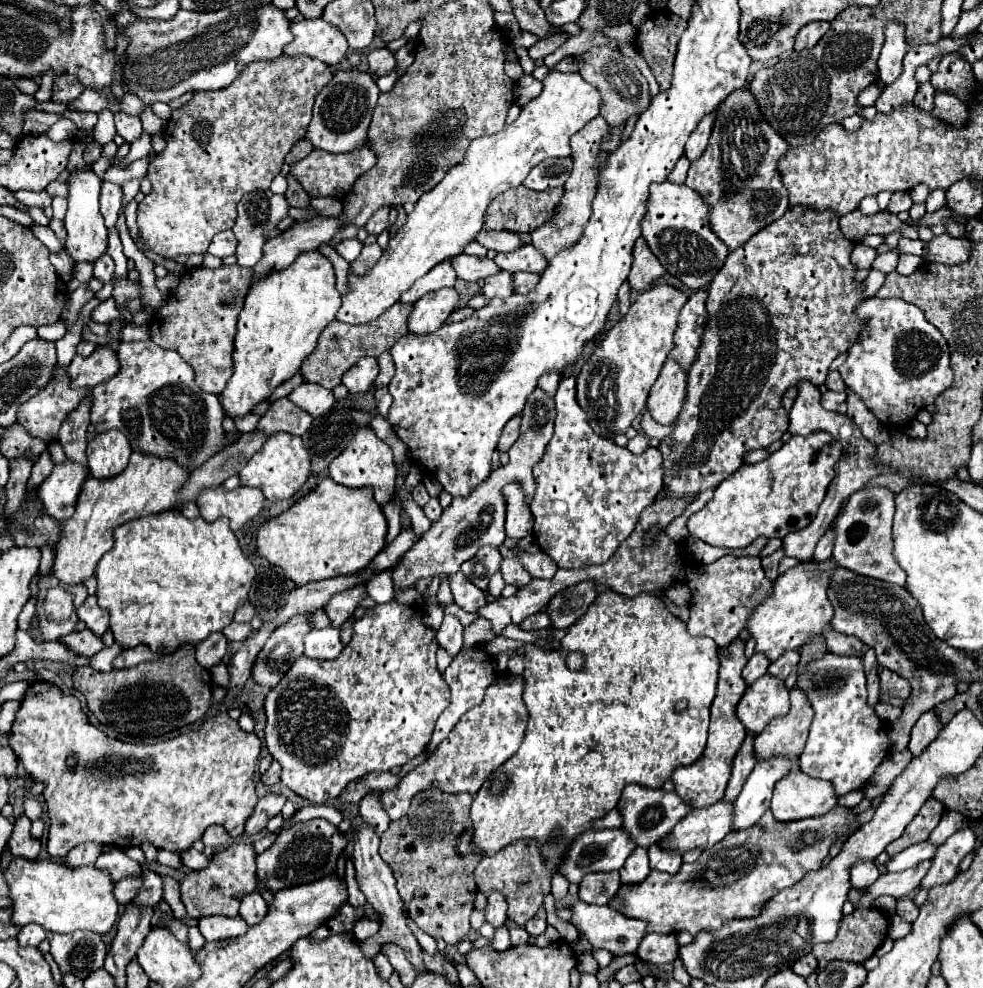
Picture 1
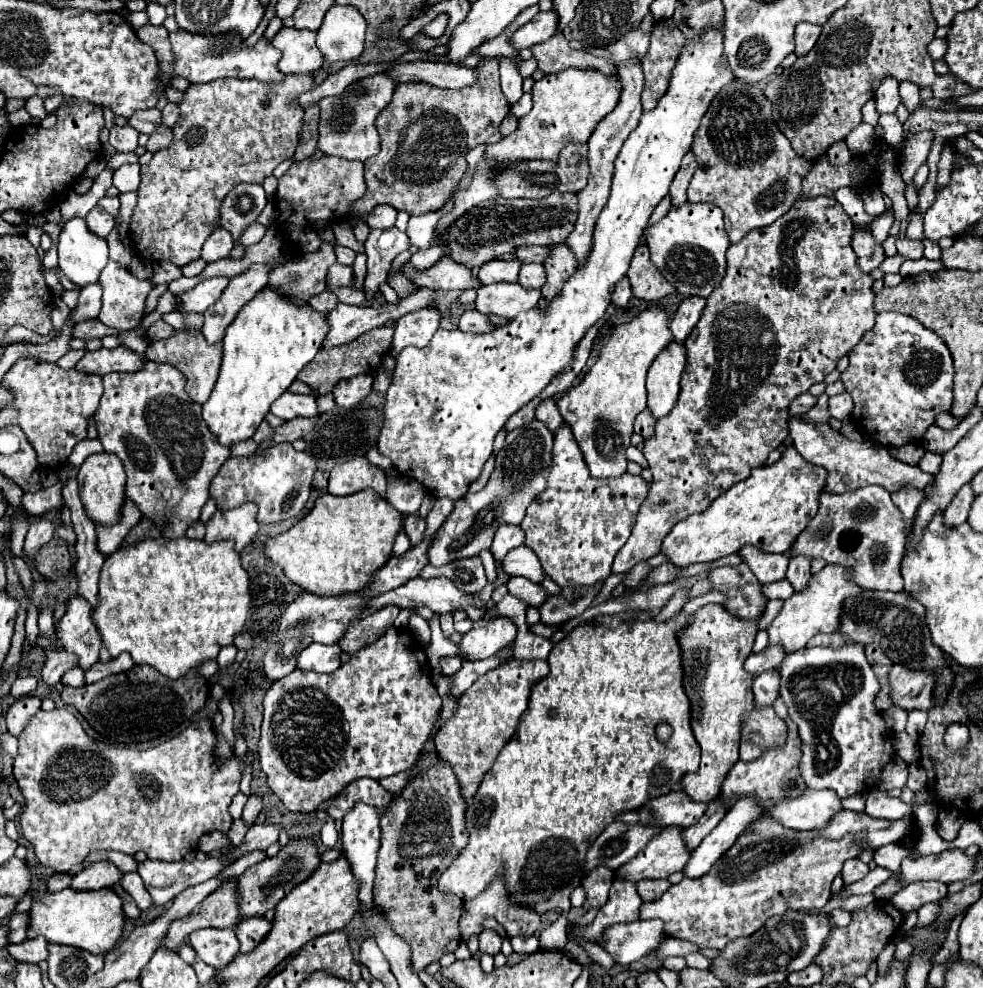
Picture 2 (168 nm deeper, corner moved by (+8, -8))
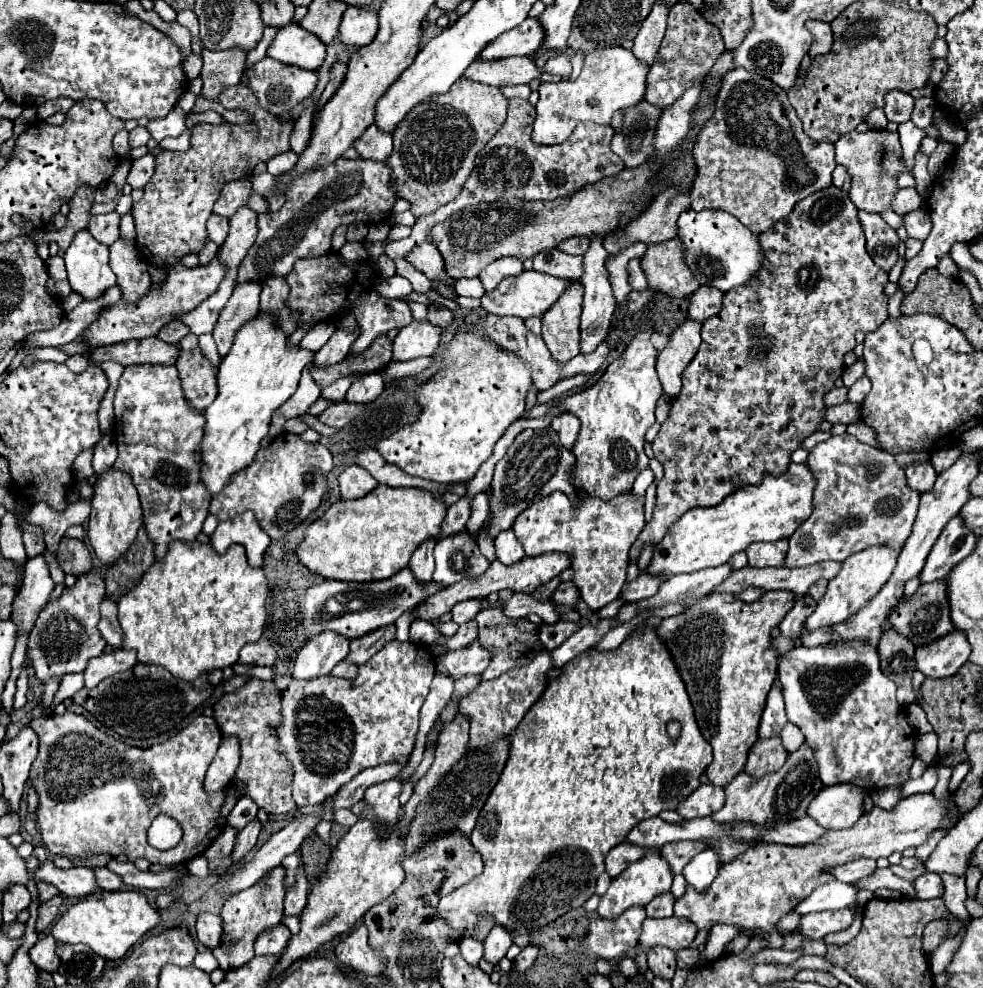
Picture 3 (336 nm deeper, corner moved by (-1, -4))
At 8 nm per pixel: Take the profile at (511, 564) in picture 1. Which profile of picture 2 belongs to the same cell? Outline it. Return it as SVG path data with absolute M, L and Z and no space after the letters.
M521 576L509 578L507 588L509 588L509 594L513 594L513 596L525 600L525 602L529 602L533 608L539 608L549 598L547 590L543 590L539 584L531 582L527 578L521 578Z

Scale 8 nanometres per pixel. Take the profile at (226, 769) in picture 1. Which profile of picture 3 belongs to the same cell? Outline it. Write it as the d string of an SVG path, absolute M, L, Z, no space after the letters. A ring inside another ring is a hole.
M66 710L62 716L52 714L36 718L30 722L30 726L40 738L40 752L30 770L30 780L38 792L36 823L45 847L58 856L88 858L94 854L124 854L130 862L134 862L134 858L146 858L152 864L162 866L186 864L190 858L208 850L208 846L226 826L226 818L232 812L234 804L240 796L244 796L244 782L240 786L232 782L218 792L206 792L204 788L206 770L220 746L220 728L216 726L214 718L198 716L176 736L150 748L126 746L124 742L118 742L112 736L100 732L82 714L74 714L70 710ZM162 812L180 822L184 830L180 844L164 852L152 848L146 842L146 832L152 820Z

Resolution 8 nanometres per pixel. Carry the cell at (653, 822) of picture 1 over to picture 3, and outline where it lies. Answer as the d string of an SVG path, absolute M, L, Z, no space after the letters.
M700 784L684 802L676 808L676 812L688 820L688 818L700 818L710 816L712 812L720 810L724 806L724 790L710 784Z

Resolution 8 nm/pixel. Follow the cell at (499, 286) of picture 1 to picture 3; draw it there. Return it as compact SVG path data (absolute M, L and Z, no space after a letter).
M524 270L518 276L504 278L492 292L486 292L482 296L482 308L488 314L496 314L496 316L518 316L518 318L542 316L544 310L548 310L558 300L558 296L564 292L566 286L568 286L568 280L564 278L554 278L536 270L530 270L530 272Z

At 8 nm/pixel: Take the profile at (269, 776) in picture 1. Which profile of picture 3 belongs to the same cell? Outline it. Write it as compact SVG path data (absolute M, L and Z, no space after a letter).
M254 818L252 822L248 822L246 828L240 830L240 834L238 834L238 838L236 838L234 852L232 852L232 860L234 860L234 862L242 862L244 856L254 848L260 830L262 830L262 822L260 822L258 818Z

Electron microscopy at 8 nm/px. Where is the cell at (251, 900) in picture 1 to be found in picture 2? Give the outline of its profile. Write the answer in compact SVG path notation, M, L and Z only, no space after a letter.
M247 918L247 922L237 924L237 938L241 942L241 952L247 954L261 944L261 940L269 934L271 922L265 918Z

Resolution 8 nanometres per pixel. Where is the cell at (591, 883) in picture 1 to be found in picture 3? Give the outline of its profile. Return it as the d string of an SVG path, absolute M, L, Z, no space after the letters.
M618 844L614 846L608 856L606 856L606 874L610 878L616 878L630 862L636 862L644 856L646 850L640 850L638 846L630 846L630 844Z

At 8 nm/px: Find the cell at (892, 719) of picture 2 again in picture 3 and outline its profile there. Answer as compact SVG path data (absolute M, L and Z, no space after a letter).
M912 704L912 706L908 706L906 708L906 712L908 712L908 724L914 728L914 730L918 730L920 734L924 734L924 732L930 732L932 730L932 726L928 724L928 720L926 720L926 714L924 714L924 710L922 710L922 706L920 704Z

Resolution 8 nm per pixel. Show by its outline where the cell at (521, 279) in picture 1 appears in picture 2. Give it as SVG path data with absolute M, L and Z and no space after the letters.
M521 264L519 284L527 288L541 288L545 282L545 266L543 264Z

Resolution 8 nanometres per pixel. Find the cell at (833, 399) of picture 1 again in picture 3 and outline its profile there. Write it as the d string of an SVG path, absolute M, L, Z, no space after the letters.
M862 376L856 384L850 386L850 390L848 390L848 402L860 404L866 398L868 392L870 392L870 380L866 376Z

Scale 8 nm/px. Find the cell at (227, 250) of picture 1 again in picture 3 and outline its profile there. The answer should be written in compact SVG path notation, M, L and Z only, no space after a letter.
M212 214L208 220L208 236L212 242L216 242L218 246L224 244L224 240L228 238L228 218L220 218L218 214Z

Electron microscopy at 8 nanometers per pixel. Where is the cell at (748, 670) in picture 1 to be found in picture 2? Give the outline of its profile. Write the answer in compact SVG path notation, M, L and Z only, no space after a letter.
M767 646L765 650L757 652L757 654L751 654L747 660L745 660L745 668L751 672L751 674L761 674L761 672L767 672L767 670L775 670L779 666L779 662L783 662L785 658L785 650L783 646Z

